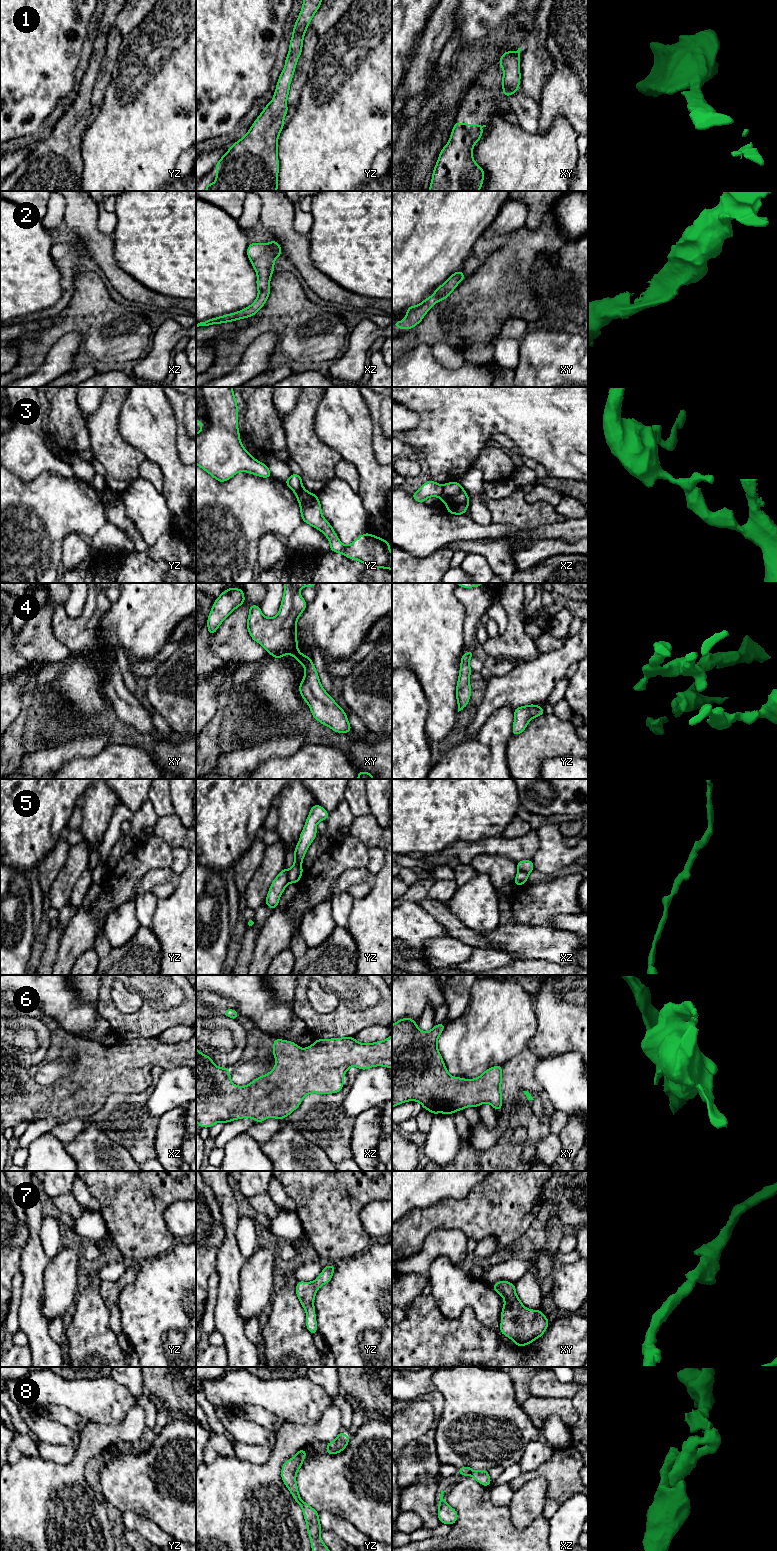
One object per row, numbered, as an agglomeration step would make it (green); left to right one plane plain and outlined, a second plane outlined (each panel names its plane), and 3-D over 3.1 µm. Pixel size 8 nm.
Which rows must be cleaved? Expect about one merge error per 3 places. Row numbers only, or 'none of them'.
3, 5

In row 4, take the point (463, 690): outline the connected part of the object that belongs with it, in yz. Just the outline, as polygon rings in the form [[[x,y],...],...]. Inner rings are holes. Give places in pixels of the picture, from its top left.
[[[469,650],[461,657],[460,671],[456,686],[456,699],[458,703],[458,712],[463,710],[467,706],[472,693],[472,689],[470,687],[471,681],[469,676],[473,671],[470,668],[469,661],[473,654],[474,651]]]

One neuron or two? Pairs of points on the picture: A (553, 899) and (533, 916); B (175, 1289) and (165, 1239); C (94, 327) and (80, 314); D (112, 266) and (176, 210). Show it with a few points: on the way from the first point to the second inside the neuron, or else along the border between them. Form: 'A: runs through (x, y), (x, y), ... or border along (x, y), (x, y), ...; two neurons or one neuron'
A: runs through (548, 901), (538, 911); one neuron
B: border along (174, 1244), (166, 1252), (145, 1260); two neurons
C: runs through (91, 324), (83, 316); one neuron
D: border along (112, 240), (116, 263), (134, 278); two neurons

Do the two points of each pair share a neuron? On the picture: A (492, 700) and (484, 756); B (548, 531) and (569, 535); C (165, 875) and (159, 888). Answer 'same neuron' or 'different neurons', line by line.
A: different neurons
B: same neuron
C: same neuron

